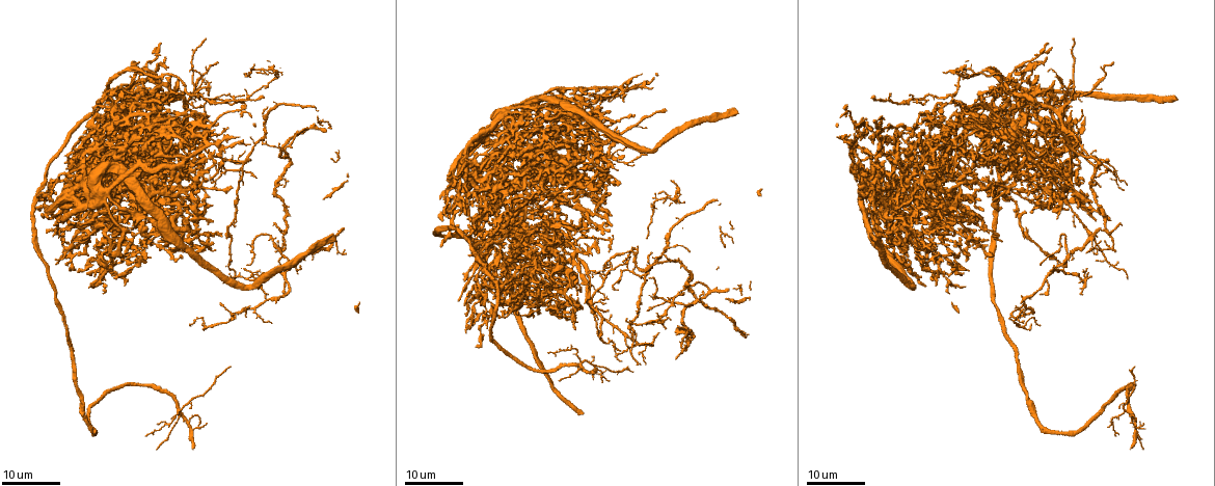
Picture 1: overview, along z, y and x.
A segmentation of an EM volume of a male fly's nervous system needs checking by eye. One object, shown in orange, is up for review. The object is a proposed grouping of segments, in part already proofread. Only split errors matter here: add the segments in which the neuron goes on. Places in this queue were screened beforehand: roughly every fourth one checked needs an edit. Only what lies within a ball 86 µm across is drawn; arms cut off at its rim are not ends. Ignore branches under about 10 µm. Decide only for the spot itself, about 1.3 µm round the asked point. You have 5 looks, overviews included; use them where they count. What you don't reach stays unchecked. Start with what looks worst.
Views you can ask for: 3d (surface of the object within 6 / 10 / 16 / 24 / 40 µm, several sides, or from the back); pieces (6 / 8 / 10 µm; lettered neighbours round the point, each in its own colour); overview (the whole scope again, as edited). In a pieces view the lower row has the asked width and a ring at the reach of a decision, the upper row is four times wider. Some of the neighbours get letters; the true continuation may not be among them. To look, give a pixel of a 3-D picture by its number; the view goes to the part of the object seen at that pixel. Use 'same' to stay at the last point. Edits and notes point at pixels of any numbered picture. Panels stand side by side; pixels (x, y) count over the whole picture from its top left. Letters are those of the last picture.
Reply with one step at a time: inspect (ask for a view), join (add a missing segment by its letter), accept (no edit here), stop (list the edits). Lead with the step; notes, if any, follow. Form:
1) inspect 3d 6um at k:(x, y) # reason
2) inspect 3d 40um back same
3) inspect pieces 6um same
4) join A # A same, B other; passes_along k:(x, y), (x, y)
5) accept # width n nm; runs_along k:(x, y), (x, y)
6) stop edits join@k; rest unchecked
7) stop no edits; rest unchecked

inspect 3d 24um at 1:(443, 222) # branch stops here

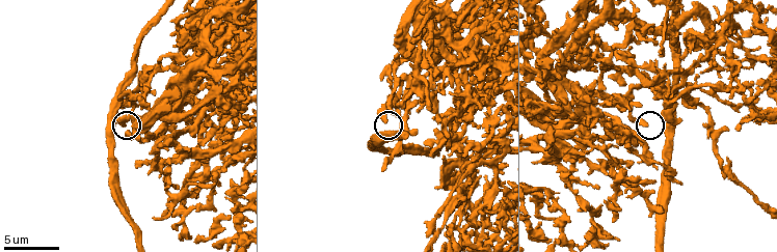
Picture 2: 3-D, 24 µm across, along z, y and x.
inspect 3d 10um at 2:(125, 124)

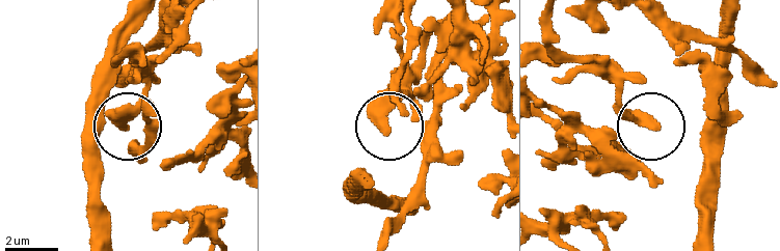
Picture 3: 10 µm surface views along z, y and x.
inspect pieces 8um at 3:(383, 129)

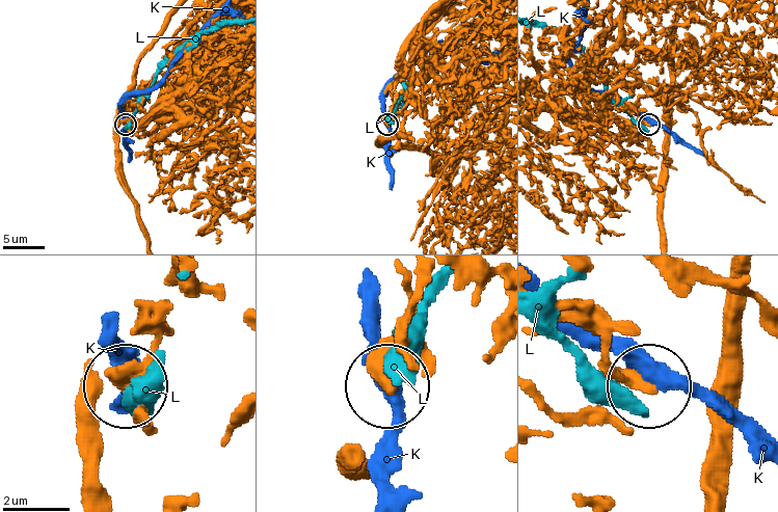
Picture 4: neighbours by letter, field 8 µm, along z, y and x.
accept # K other, L other; no lettered segment goes on from it

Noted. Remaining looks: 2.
inspect pieces 10um at 2:(679, 121) # an open end

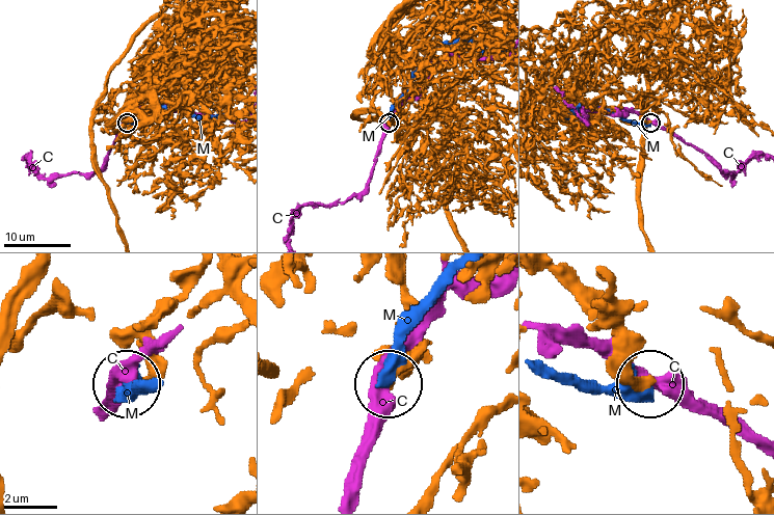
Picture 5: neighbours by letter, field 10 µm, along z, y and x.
accept # C other, M other; no lettered segment goes on from it

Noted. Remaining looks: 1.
inspect pieces 6um at 2:(450, 134) # free end

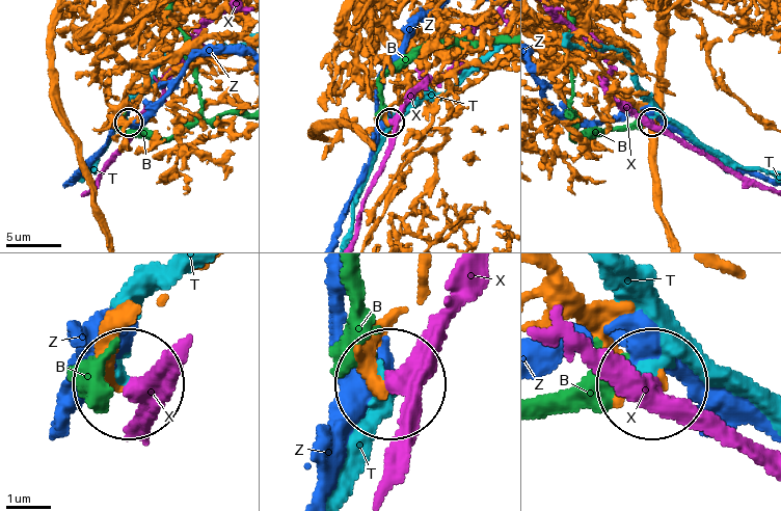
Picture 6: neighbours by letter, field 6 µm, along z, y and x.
accept # B other, T other, X other, Z other; runs_along 6:(388, 329), (377, 344), (384, 381); no lettered segment goes on from it

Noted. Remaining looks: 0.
stop no edits; rest unchecked

